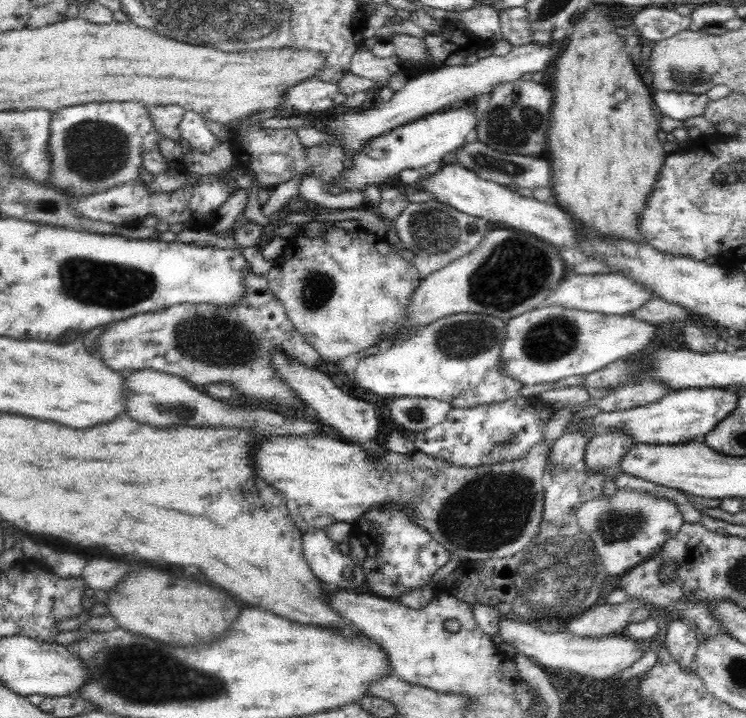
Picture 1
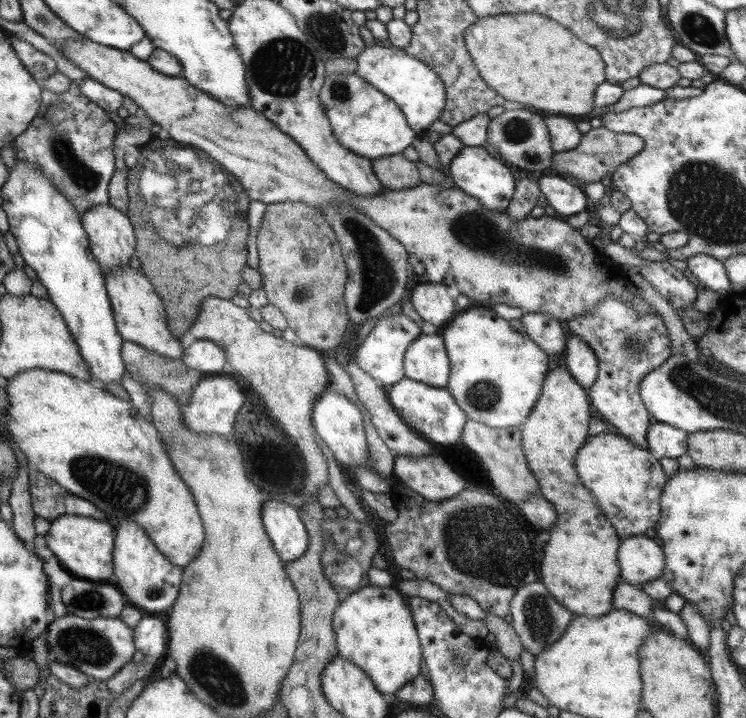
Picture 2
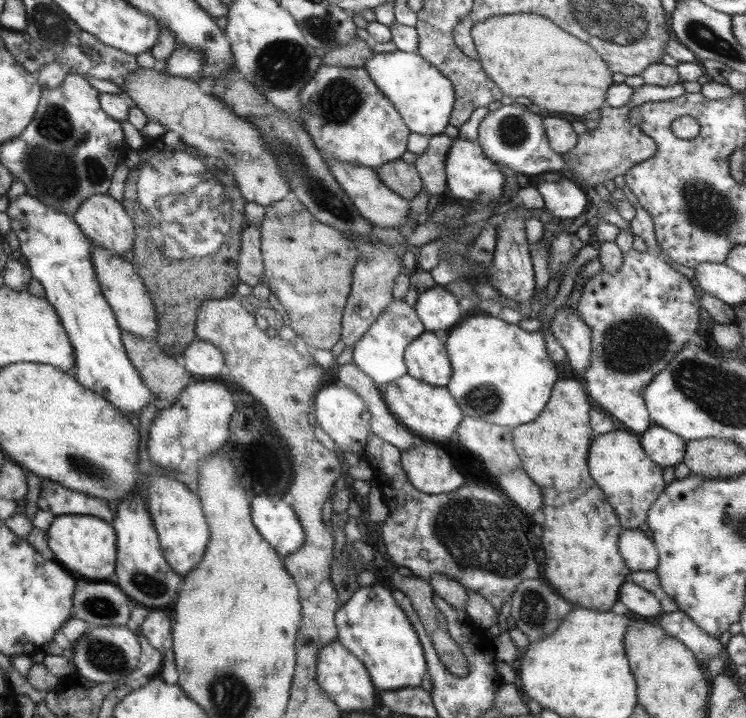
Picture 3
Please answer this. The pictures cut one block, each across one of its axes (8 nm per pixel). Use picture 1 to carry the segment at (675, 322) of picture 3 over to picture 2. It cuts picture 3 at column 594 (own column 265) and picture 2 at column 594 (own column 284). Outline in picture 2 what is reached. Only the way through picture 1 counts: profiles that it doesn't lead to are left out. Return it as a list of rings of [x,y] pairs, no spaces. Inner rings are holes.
[[[606,296],[592,310],[588,310],[582,316],[576,316],[567,321],[568,334],[574,334],[593,351],[598,362],[598,371],[595,382],[587,390],[591,406],[601,419],[607,424],[613,424],[616,434],[627,439],[631,444],[647,451],[646,432],[652,419],[647,409],[643,406],[638,393],[638,384],[641,379],[654,368],[657,368],[670,354],[671,347],[661,322],[661,316],[656,311],[636,312],[628,302],[621,302],[614,296]]]

